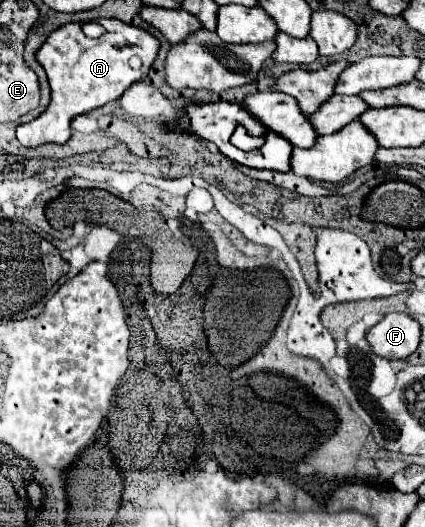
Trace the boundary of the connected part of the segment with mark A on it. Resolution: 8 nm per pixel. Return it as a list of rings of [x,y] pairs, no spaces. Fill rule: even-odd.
[[[102,18],[98,24],[104,26],[106,32],[96,40],[88,38],[78,22],[64,24],[56,28],[36,52],[36,60],[42,64],[48,76],[52,98],[48,108],[36,120],[18,126],[16,138],[22,146],[36,148],[50,142],[66,144],[70,138],[70,122],[76,116],[118,100],[130,84],[148,74],[160,42],[150,32],[114,18]]]

